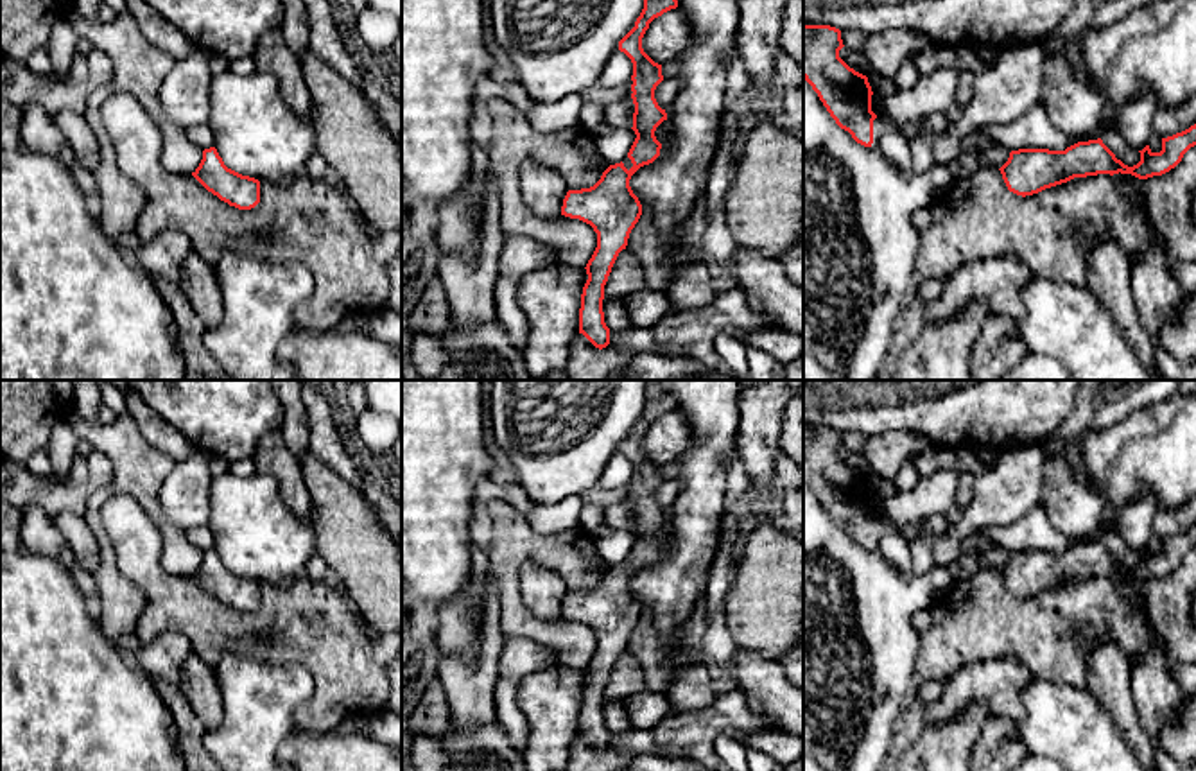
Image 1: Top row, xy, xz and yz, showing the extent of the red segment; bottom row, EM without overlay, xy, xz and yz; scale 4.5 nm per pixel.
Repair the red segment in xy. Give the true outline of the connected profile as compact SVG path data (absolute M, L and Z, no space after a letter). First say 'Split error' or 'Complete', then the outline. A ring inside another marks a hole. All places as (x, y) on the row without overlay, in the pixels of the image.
Complete. M215 549L203 552L203 561L192 577L221 602L238 611L260 604L260 583L228 570Z

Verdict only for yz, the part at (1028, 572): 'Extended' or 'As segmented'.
As segmented

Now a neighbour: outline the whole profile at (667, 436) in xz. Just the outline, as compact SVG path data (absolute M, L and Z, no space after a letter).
M676 409L649 425L642 439L642 450L654 464L663 466L678 461L689 441L689 420Z

